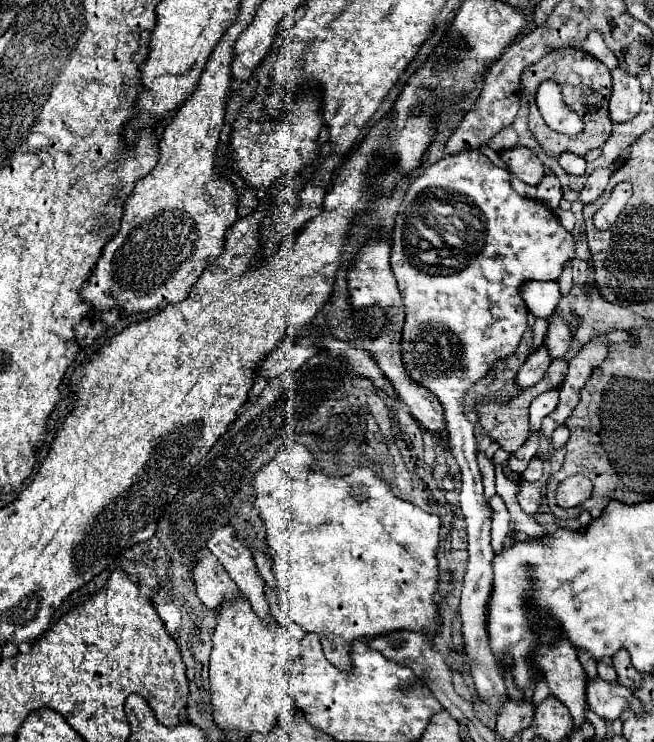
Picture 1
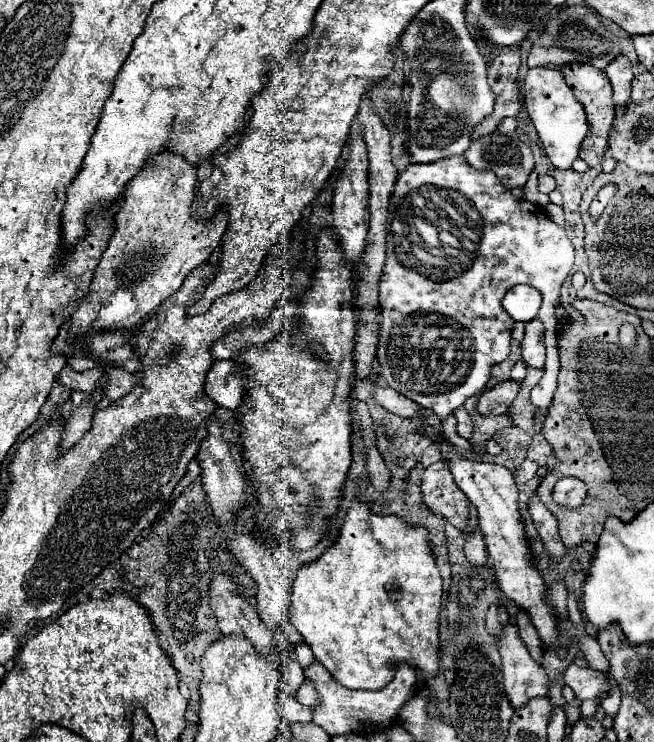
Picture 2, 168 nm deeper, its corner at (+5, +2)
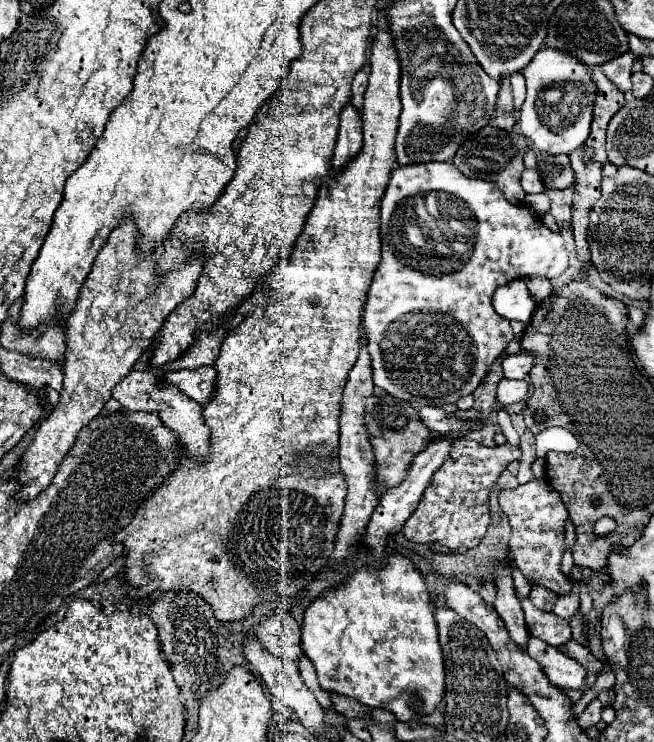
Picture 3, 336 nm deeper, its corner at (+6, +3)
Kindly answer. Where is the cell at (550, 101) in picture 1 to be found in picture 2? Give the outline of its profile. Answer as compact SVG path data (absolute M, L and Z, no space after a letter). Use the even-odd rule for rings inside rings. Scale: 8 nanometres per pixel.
M534 67L526 75L526 85L524 85L524 103L528 109L528 115L540 135L540 141L546 149L548 159L552 161L554 167L568 169L572 161L578 157L578 149L582 139L588 133L588 123L586 123L586 113L582 105L574 99L570 87L564 83L564 77L560 71L552 67Z

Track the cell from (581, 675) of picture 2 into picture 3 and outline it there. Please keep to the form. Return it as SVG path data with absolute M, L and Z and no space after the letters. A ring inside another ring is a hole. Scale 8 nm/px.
M529 636L527 640L527 654L539 662L547 680L561 690L579 688L585 682L585 670L579 662L535 636Z

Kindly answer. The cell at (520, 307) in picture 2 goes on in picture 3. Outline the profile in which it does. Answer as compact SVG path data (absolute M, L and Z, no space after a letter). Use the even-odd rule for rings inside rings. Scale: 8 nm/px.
M513 280L495 290L493 308L499 316L507 320L519 320L523 324L529 324L535 312L535 302L531 300L525 282Z

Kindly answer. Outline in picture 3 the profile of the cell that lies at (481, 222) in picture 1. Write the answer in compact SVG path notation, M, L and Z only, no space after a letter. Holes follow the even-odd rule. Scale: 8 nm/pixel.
M427 162L419 166L401 166L393 170L391 182L385 190L385 196L381 200L381 242L383 242L383 254L381 262L375 270L373 284L365 302L365 314L363 314L363 328L367 332L367 350L371 356L371 370L373 370L373 382L375 386L383 388L391 396L399 400L407 400L413 406L443 406L447 402L457 402L461 396L473 394L473 390L481 384L483 376L489 372L491 364L503 354L505 346L515 338L509 322L505 318L499 318L491 306L491 296L497 286L507 284L515 278L531 276L531 274L543 274L547 278L555 278L567 270L569 258L567 248L559 232L551 232L541 218L527 206L513 206L503 198L499 188L493 182L483 182L475 178L463 178L459 170L451 162Z

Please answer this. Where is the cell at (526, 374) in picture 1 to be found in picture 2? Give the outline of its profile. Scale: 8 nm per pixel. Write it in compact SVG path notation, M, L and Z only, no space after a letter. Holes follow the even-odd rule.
M502 381L502 383L486 389L480 395L478 411L482 415L500 415L500 413L508 411L508 407L516 399L518 391L520 391L520 383L518 381Z

